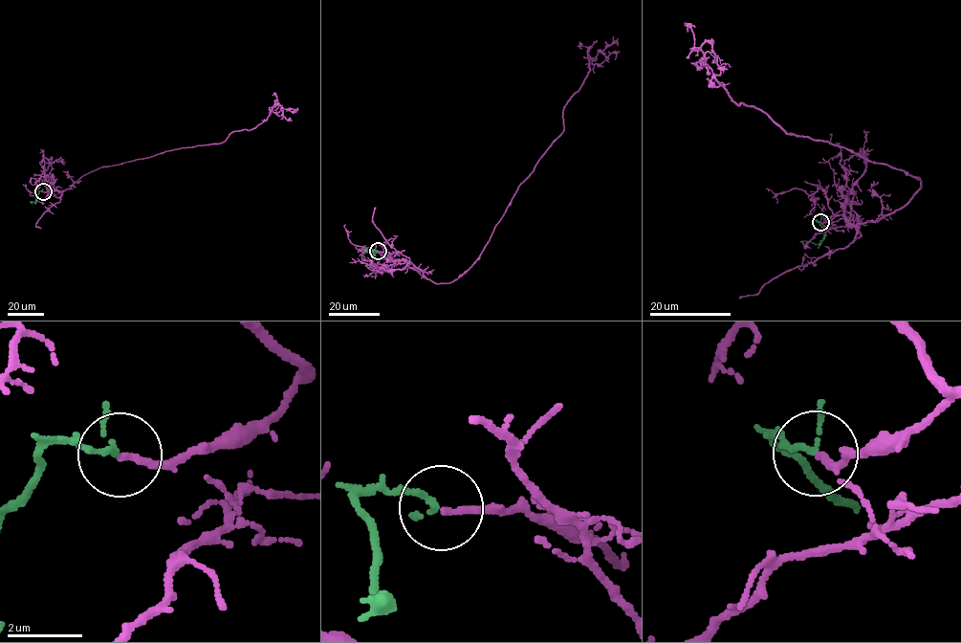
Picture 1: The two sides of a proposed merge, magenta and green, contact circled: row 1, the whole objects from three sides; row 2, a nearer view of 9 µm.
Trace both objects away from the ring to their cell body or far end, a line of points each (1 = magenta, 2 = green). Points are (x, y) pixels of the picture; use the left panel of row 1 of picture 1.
1: (43, 191), (65, 190), (103, 166), (221, 144), (234, 131), (250, 130), (265, 120), (275, 100), (286, 120)
2: (43, 191), (39, 191), (35, 202), (30, 202)

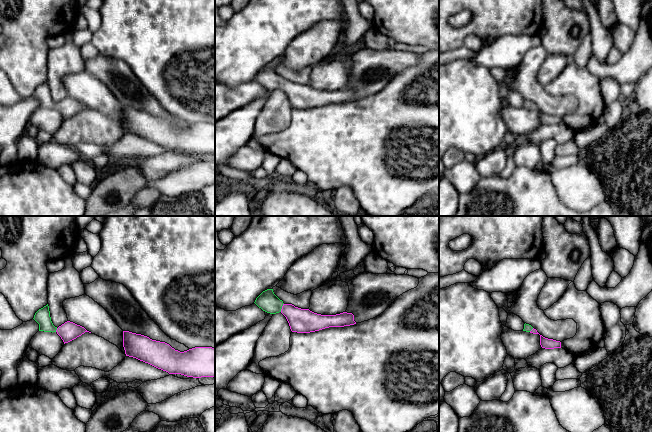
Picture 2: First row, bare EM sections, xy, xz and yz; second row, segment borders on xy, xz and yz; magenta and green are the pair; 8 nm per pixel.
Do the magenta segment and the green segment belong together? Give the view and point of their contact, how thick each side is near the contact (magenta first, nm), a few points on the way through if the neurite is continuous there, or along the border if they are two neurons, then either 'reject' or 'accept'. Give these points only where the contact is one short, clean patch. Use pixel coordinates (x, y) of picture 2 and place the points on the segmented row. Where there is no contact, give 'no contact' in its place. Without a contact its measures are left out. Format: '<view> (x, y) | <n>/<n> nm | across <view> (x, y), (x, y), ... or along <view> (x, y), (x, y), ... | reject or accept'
xz (282, 307) | 190/160 nm | across xz (300, 320), (282, 307), (273, 305), (267, 300) | accept

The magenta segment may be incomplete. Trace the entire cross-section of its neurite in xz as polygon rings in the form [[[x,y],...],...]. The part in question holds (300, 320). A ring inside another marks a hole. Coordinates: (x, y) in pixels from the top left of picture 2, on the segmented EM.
[[[263,291],[254,302],[263,311],[276,314],[281,312],[287,319],[292,332],[310,333],[329,327],[344,327],[356,324],[352,313],[343,312],[336,315],[321,315],[301,309],[292,304],[284,304],[273,292]]]

